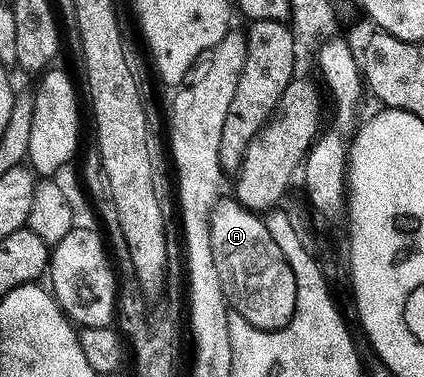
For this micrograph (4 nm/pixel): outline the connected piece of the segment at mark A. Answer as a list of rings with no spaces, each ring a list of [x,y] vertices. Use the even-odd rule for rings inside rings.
[[[235,198],[227,199],[220,199],[211,215],[211,241],[213,242],[213,258],[217,266],[217,274],[221,278],[234,315],[245,318],[248,326],[263,326],[271,319],[271,308],[274,305],[273,294],[280,271],[285,267],[281,246],[277,242],[273,242],[273,234],[269,234],[266,223],[256,213],[244,207]]]

